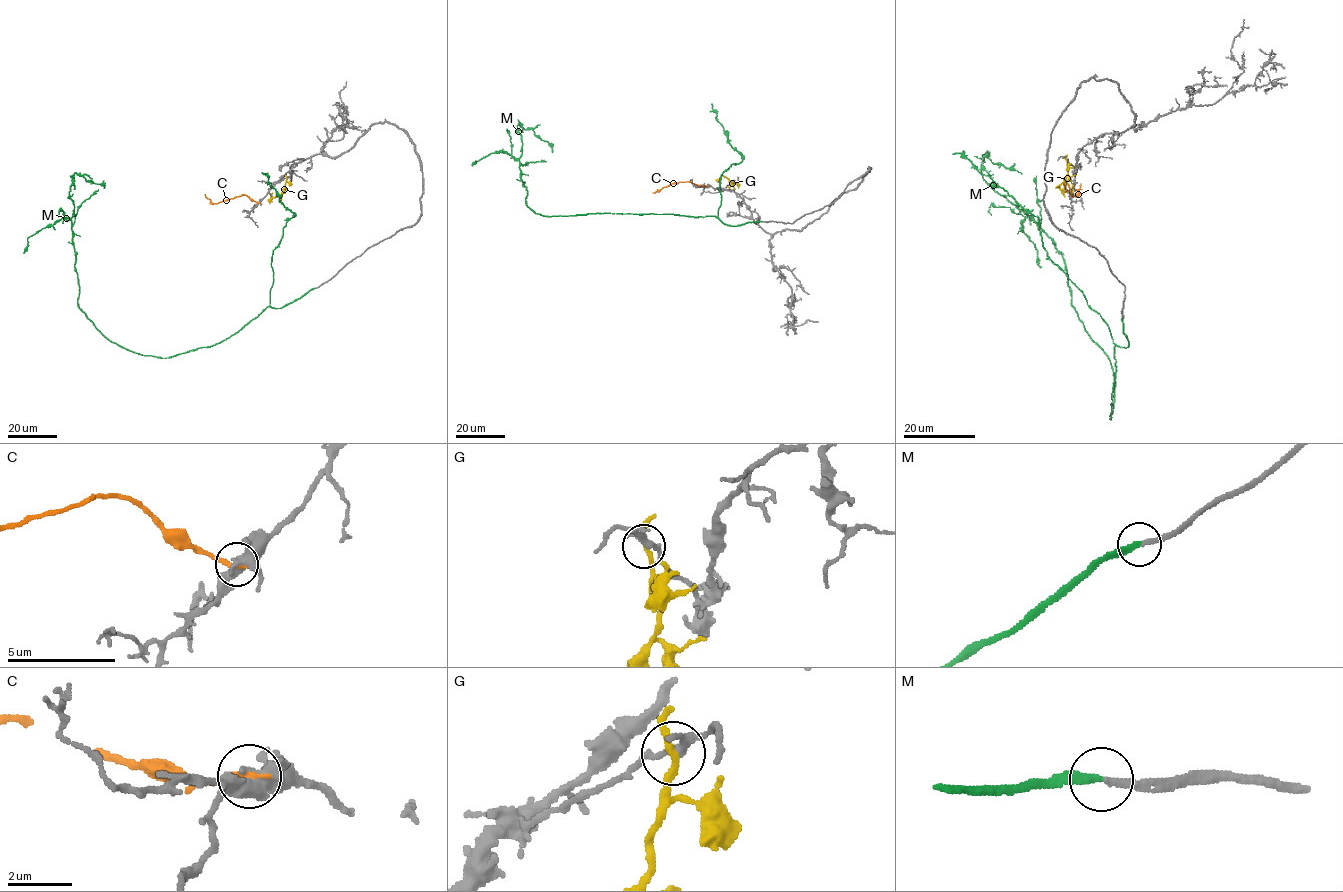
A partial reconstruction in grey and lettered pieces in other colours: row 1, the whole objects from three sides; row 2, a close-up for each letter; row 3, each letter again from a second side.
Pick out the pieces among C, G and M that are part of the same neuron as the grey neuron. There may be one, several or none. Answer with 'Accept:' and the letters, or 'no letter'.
Accept: M

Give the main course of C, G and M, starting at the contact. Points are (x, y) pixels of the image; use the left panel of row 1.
C: (258, 202), (242, 195), (213, 203), (204, 194)
G: (286, 178), (279, 195), (272, 198), (272, 192)
M: (315, 288), (281, 307), (267, 307), (209, 346), (160, 358), (122, 347), (78, 307), (73, 176), (104, 188)

